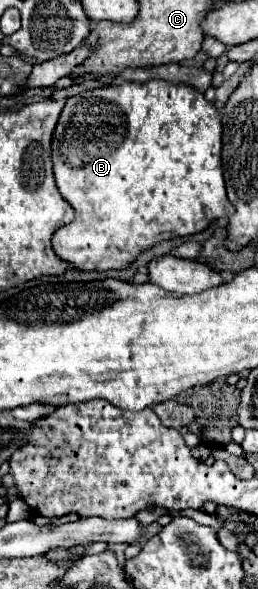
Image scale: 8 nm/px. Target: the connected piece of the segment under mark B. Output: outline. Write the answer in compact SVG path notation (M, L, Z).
M124 81L120 85L112 87L100 87L100 89L88 89L80 95L68 97L66 105L58 117L54 135L52 135L52 165L54 165L54 179L56 187L62 193L62 197L72 205L74 209L74 221L70 225L60 227L52 237L52 247L58 253L62 261L68 261L74 269L80 271L110 271L110 269L126 269L130 267L138 255L150 247L154 247L160 241L174 239L174 237L186 237L204 231L212 221L220 219L222 215L232 215L234 205L226 197L224 177L222 177L222 161L220 161L220 149L222 149L222 123L216 107L204 99L204 95L188 85L172 85L168 81Z

